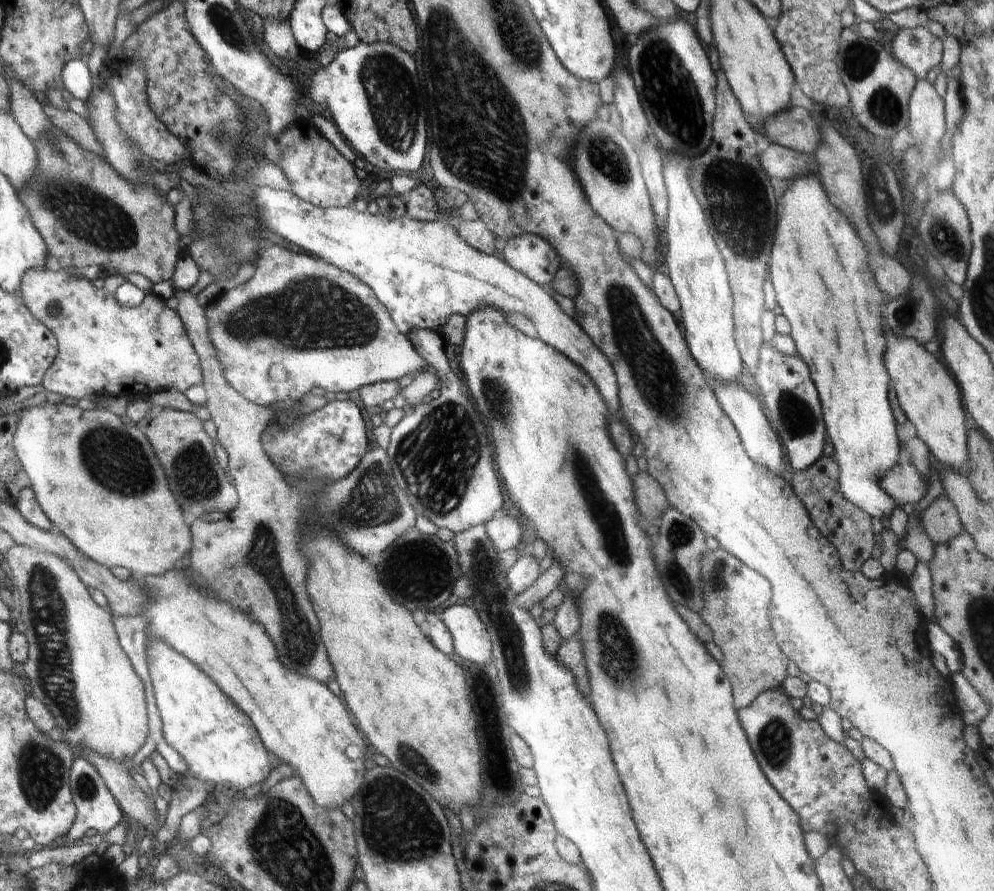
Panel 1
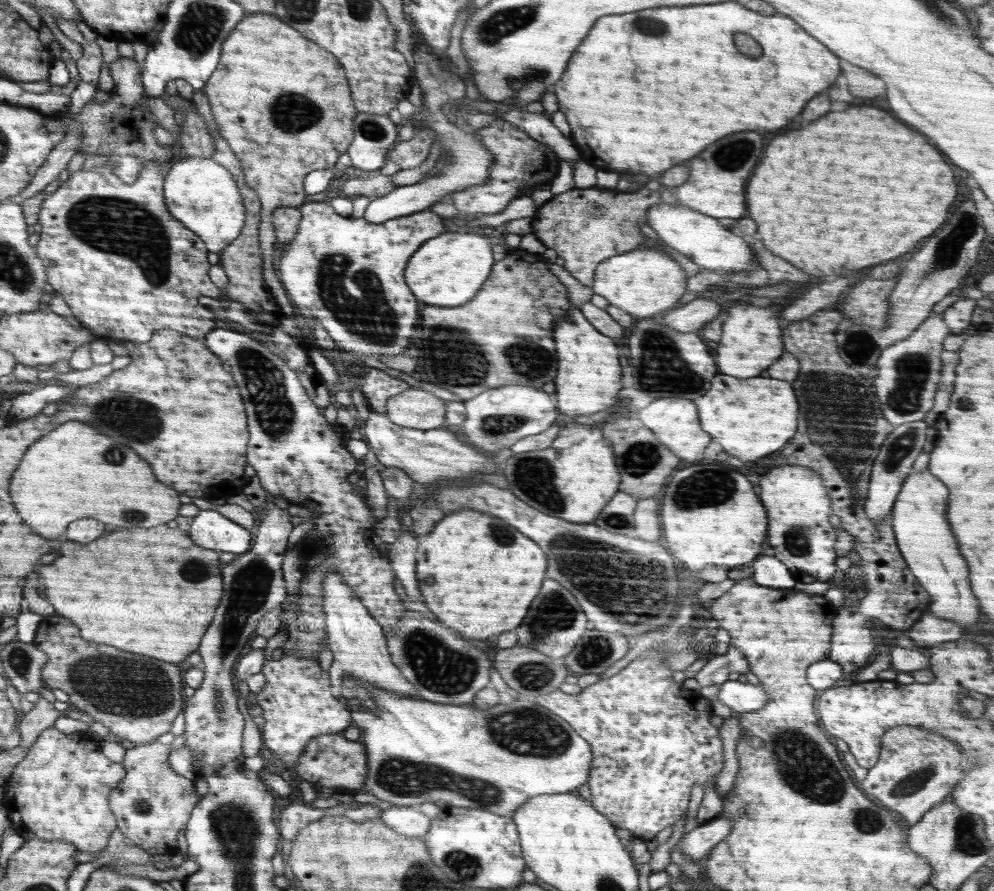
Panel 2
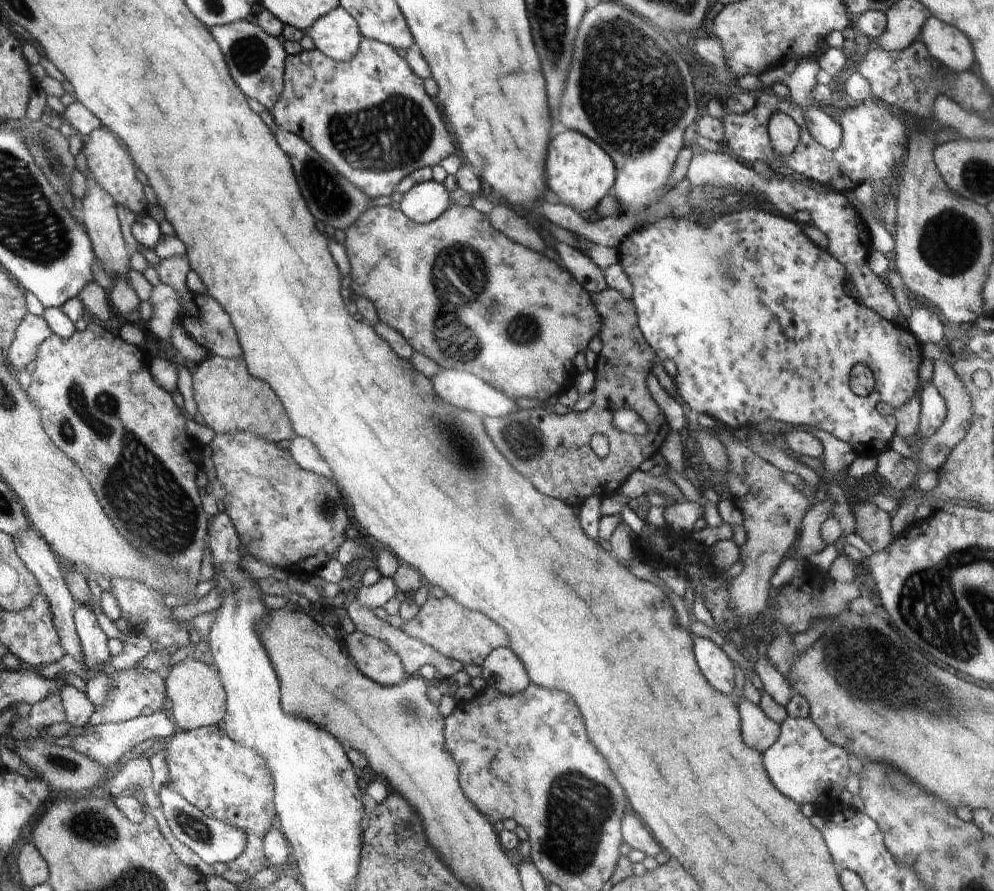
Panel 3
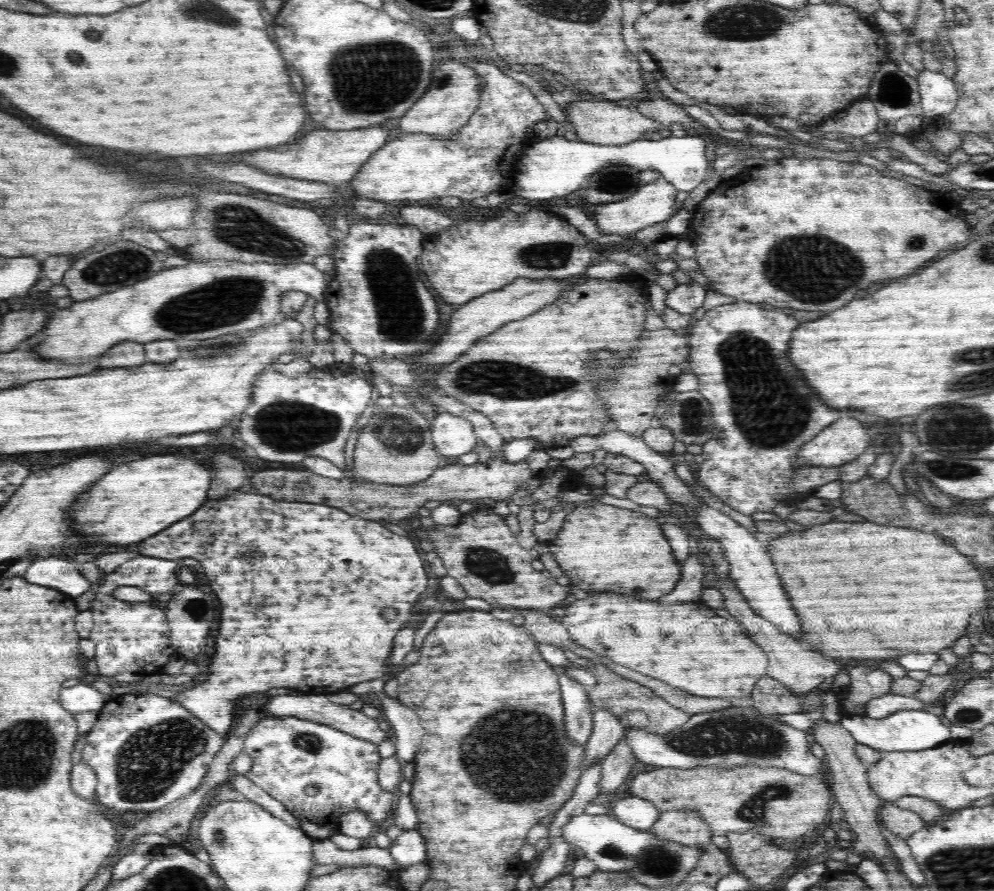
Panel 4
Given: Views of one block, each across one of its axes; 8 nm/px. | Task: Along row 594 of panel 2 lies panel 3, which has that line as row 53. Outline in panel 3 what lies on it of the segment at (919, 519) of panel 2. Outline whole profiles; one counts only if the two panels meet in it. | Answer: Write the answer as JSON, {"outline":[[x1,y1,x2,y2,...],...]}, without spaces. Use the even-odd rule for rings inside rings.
{"outline":[[938,18,926,20,920,39,936,64,952,74,964,72,974,64,974,52,966,34]]}

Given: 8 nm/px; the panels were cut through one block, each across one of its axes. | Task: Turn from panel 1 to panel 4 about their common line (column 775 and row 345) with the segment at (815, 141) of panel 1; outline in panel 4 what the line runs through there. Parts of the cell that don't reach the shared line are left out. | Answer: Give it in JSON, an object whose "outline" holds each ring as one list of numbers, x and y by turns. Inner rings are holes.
{"outline":[[132,341,115,344,98,358,100,358,100,362,97,362,98,371,102,368,136,368,149,362,144,346]]}

